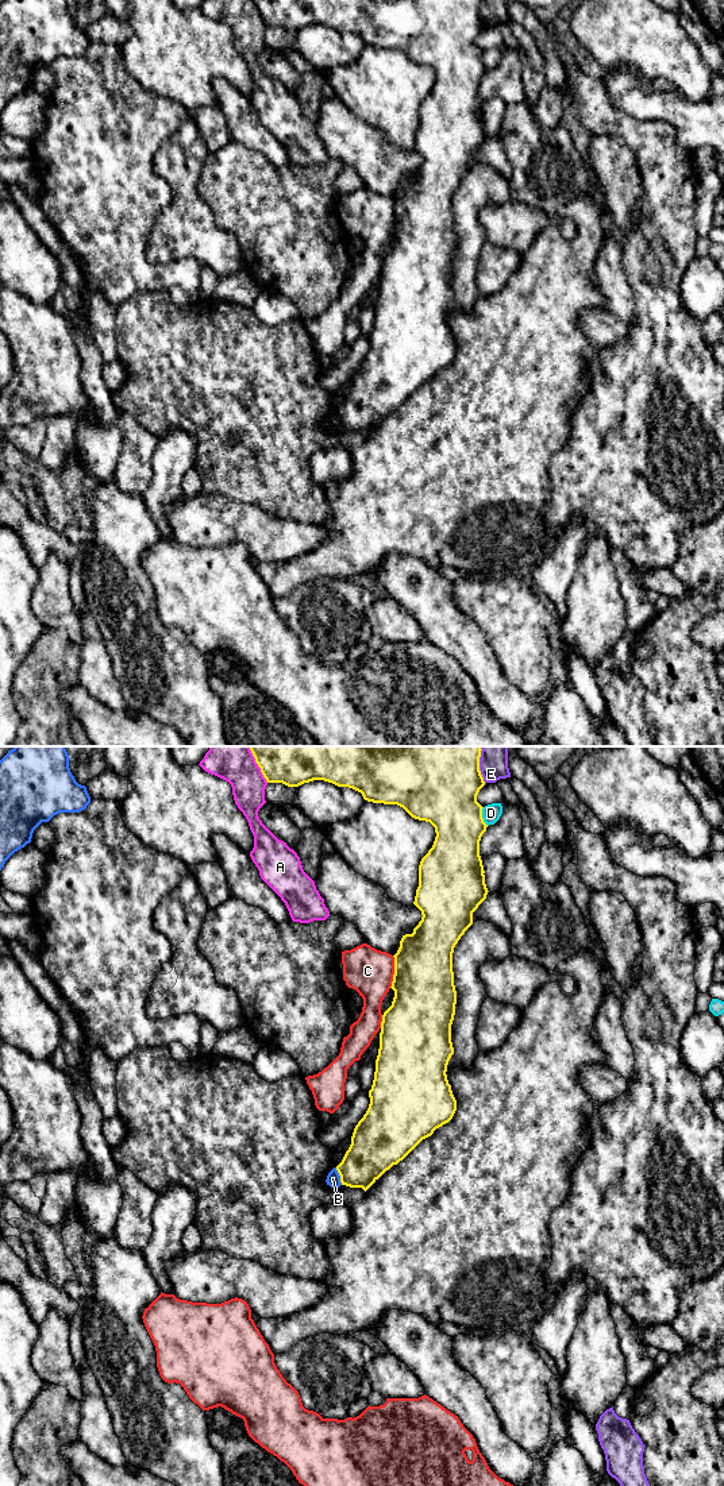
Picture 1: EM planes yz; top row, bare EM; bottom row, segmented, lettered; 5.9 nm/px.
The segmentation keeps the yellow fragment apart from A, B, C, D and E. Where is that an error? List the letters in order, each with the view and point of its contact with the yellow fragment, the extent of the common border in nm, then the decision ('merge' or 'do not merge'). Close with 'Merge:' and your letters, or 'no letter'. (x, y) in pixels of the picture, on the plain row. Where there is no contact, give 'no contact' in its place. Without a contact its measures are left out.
A: contact yz (261, 14); length 180 nm; do not merge
B: contact yz (339, 419); length 110 nm; do not merge
C: contact yz (395, 216); length 190 nm; do not merge
D: contact yz (481, 61); length 120 nm; do not merge
E: contact yz (478, 14); length 170 nm; do not merge
Merge: no letter

